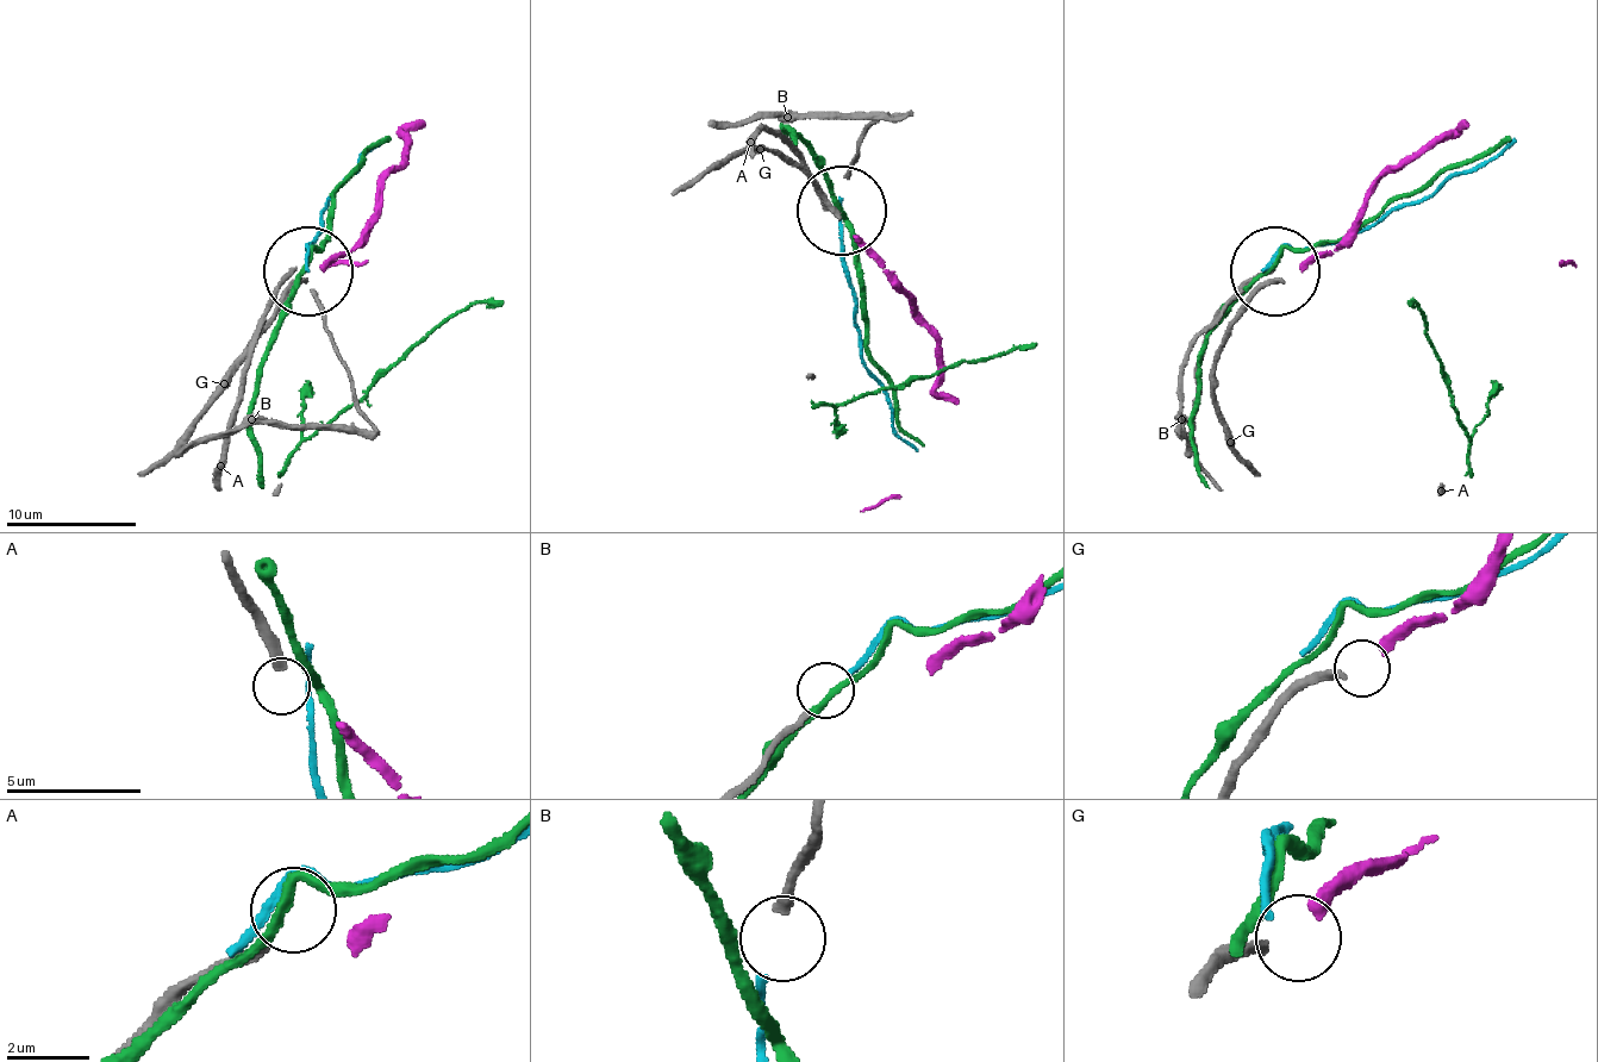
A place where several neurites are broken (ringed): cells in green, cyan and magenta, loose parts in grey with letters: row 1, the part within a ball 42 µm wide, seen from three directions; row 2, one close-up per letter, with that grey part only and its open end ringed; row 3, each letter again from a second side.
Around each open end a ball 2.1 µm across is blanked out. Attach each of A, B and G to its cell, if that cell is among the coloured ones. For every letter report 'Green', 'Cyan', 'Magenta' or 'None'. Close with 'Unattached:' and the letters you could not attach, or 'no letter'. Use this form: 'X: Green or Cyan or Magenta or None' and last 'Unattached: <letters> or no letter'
A: None
B: None
G: Magenta
Unattached: A, B

